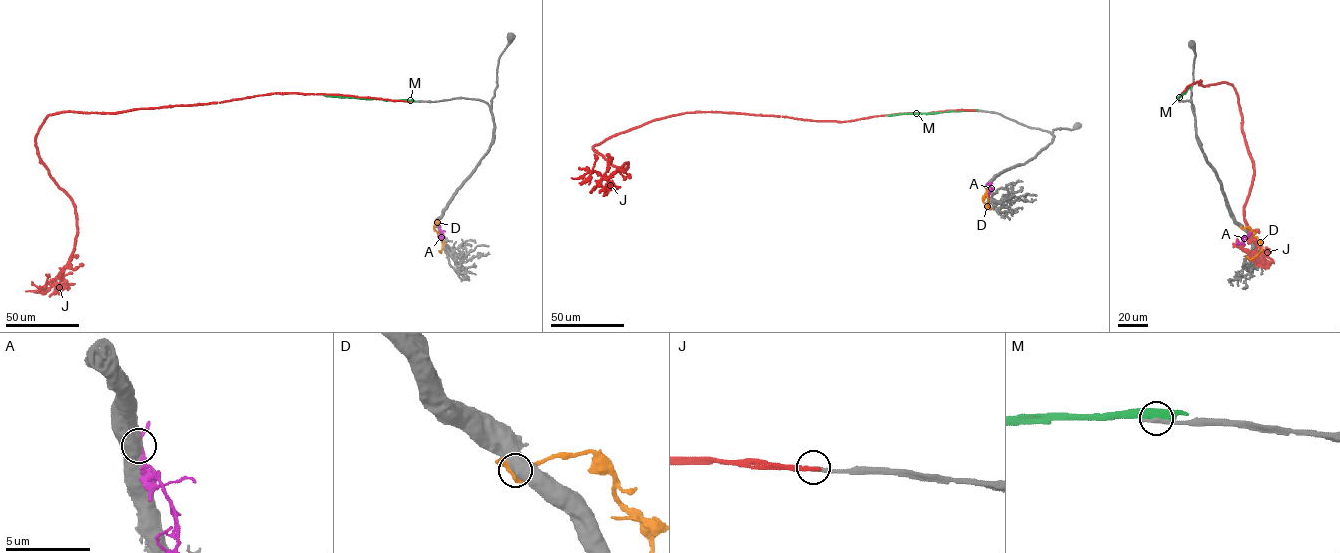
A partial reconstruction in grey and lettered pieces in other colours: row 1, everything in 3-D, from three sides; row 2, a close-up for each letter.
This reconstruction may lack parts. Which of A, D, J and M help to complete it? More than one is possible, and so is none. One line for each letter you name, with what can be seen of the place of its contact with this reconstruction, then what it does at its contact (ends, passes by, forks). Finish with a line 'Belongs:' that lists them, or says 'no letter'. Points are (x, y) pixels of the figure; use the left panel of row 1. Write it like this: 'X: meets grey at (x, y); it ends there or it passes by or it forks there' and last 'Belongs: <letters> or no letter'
Belongs: no letter

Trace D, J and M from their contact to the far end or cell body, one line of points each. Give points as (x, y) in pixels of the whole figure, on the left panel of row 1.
D: (437, 222), (434, 230), (444, 243), (441, 252), (438, 250)
J: (412, 101), (274, 93), (49, 114), (37, 153), (72, 201), (77, 237), (68, 265), (25, 291)
M: (412, 101), (323, 95)

